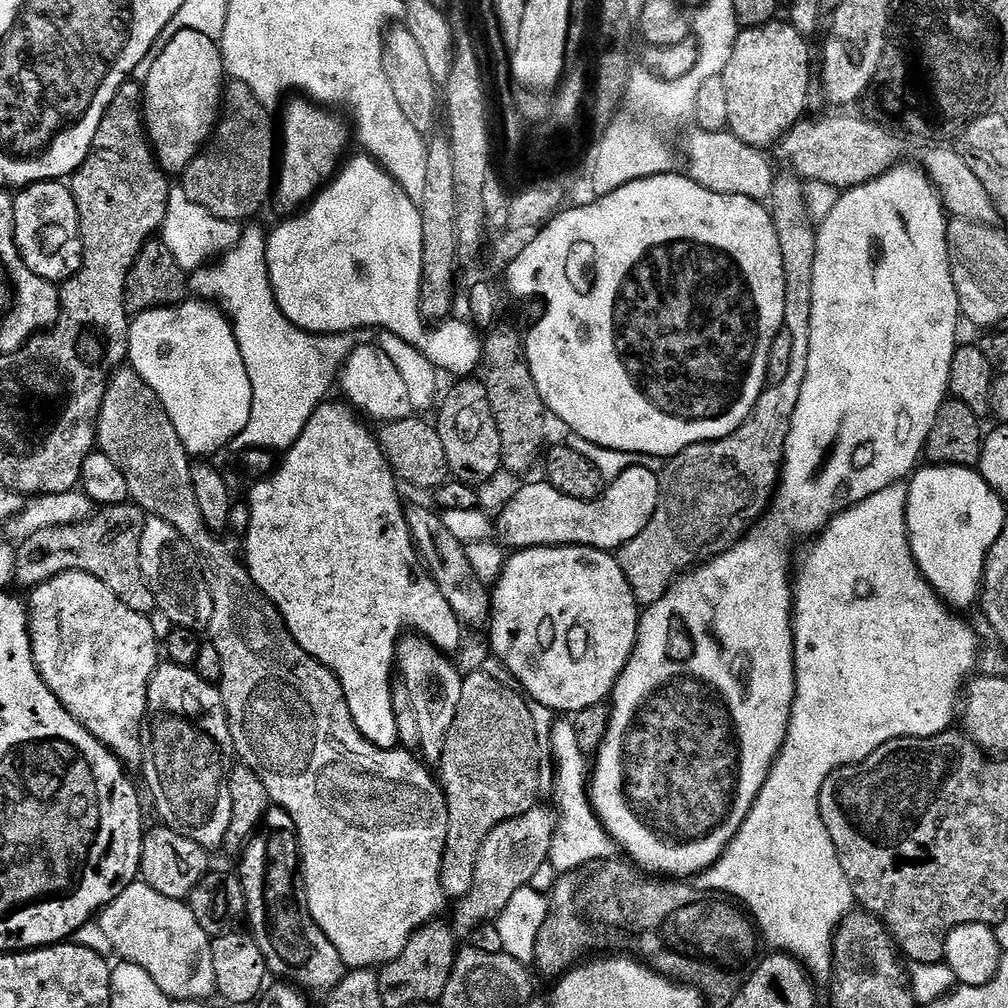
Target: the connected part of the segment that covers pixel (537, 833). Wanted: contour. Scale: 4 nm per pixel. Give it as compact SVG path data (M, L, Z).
M537 805L526 814L500 823L486 836L479 848L475 862L475 880L480 880L484 872L500 880L500 888L512 898L518 890L531 885L534 874L540 872L542 865L549 861L550 846L556 832L556 816L543 806Z

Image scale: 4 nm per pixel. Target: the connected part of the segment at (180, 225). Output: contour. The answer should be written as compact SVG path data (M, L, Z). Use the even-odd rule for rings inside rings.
M183 186L170 188L162 239L184 272L191 274L229 252L238 242L241 231L241 225L237 221L223 220L210 214L202 206L192 204L190 198L186 198L186 190Z

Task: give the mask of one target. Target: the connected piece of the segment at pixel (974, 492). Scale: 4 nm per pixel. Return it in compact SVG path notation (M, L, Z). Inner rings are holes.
M959 466L943 467L921 467L911 477L908 484L908 541L912 544L916 565L928 579L928 585L945 604L961 610L981 599L988 551L1006 526L1005 501L993 492L979 471Z

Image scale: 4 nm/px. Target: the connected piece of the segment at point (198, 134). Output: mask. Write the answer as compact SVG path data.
M186 29L178 33L159 55L148 80L142 84L142 115L143 123L152 127L152 136L155 137L160 153L158 162L164 167L164 171L169 174L183 173L192 159L207 145L218 120L218 116L212 113L212 96L219 97L225 88L226 73L224 60L220 57L220 45L206 34Z

